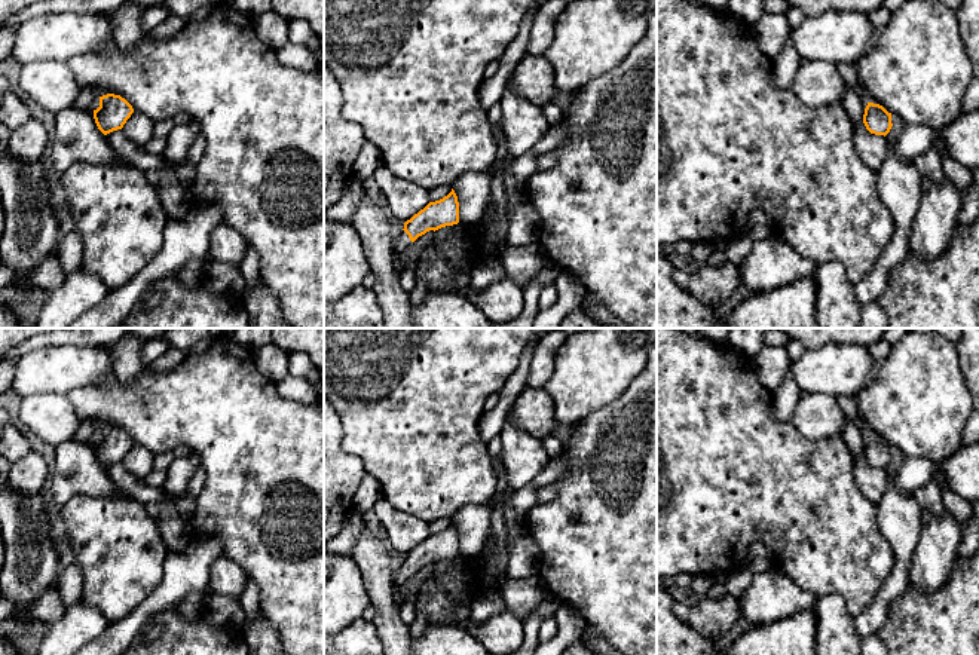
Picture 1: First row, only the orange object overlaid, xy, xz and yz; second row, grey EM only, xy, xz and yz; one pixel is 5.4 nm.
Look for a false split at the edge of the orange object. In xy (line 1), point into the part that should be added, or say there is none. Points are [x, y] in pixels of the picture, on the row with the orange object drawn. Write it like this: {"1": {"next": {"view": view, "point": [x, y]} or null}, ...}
{"1": {"next": null}}

